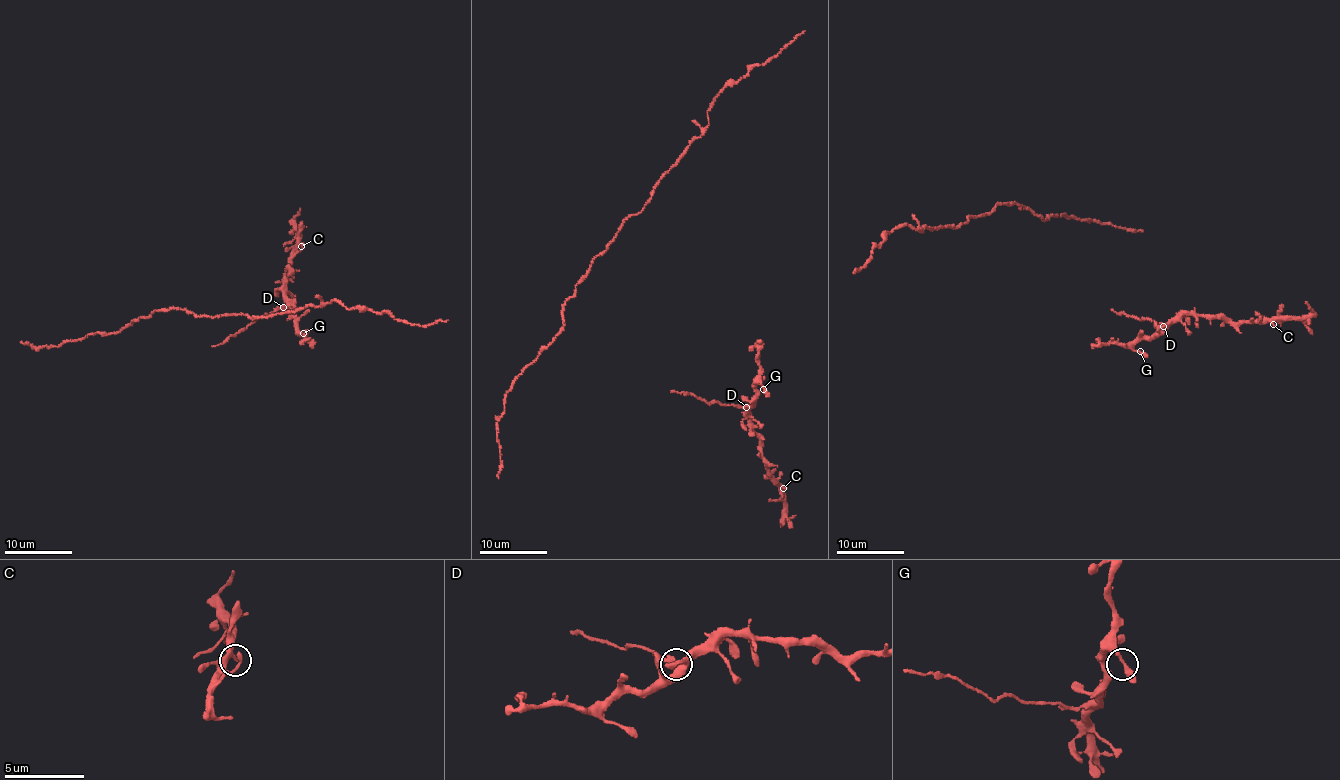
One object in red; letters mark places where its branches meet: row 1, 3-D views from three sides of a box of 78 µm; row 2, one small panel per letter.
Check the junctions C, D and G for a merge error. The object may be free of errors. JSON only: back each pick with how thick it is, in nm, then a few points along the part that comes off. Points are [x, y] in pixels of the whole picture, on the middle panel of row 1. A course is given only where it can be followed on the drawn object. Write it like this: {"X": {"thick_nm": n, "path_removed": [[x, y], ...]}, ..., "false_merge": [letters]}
{"D": {"thick_nm": 260, "path_removed": [[746, 406], [708, 402], [689, 394], [671, 391]]}, "false_merge": ["D"]}

